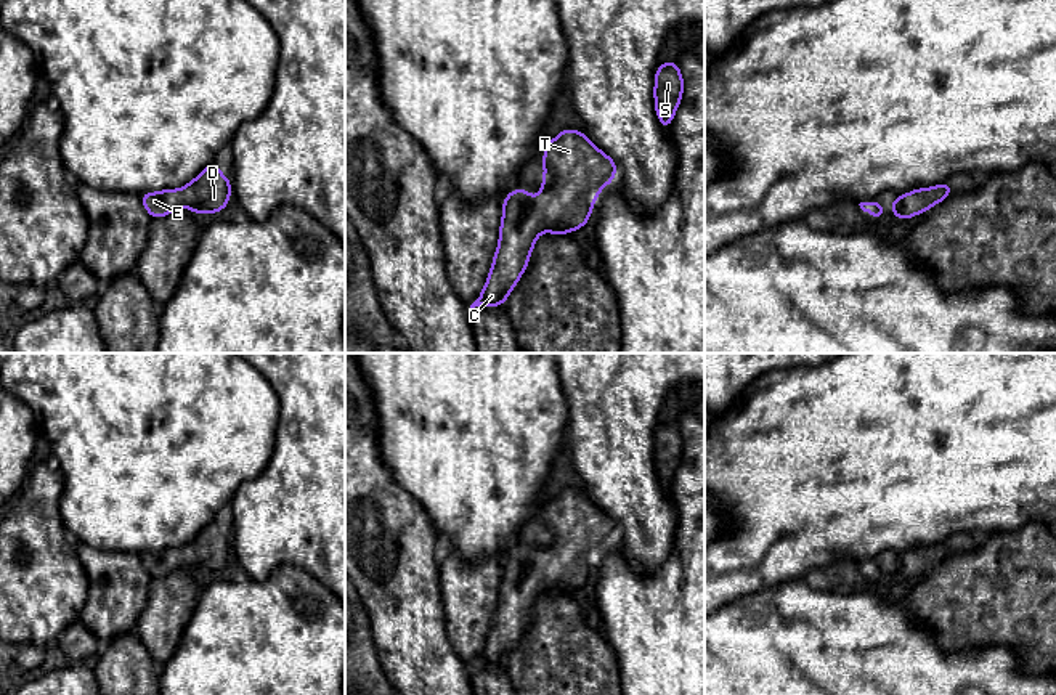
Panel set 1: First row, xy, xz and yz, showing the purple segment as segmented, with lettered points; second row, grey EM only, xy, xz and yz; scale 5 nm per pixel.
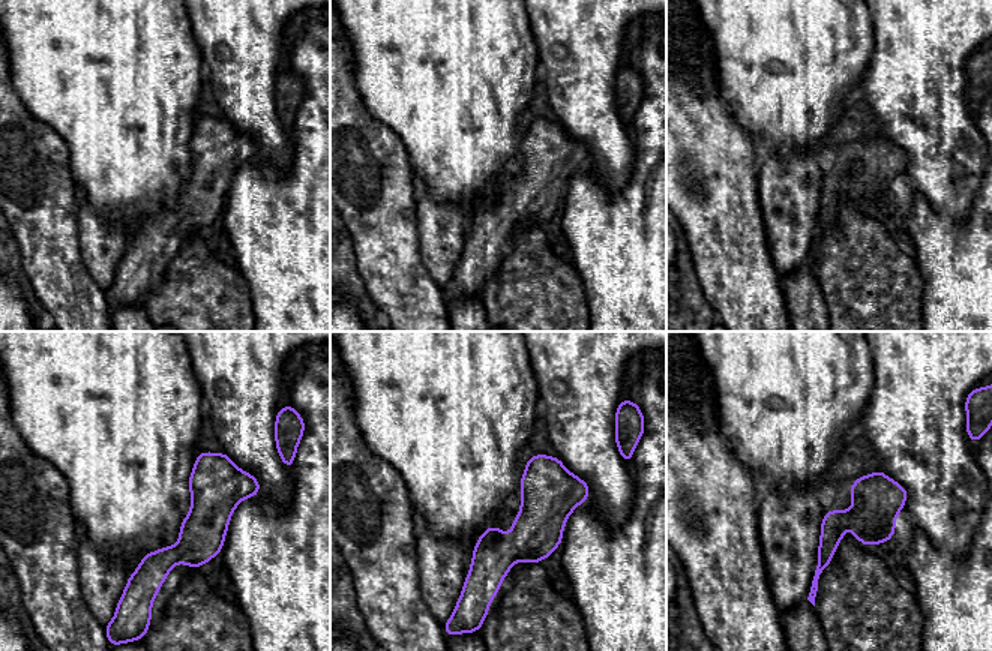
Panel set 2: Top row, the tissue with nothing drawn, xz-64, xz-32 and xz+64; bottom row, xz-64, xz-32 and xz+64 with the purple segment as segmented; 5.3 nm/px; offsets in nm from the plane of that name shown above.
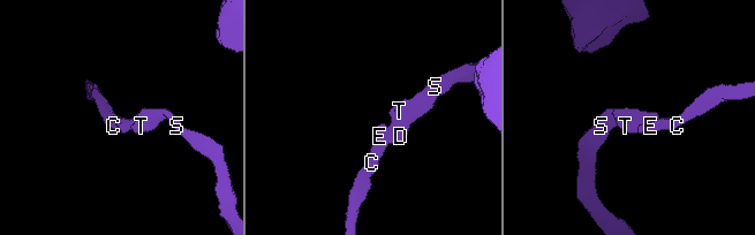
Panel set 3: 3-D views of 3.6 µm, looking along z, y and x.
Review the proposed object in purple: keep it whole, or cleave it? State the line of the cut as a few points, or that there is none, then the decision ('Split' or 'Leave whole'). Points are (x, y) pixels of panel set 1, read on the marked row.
No split. Leave whole

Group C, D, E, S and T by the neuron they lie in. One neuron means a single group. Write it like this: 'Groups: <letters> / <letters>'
Groups: C D E S T

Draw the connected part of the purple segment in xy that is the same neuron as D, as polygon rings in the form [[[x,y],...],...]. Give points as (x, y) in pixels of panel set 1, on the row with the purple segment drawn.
[[[212,162],[180,189],[140,194],[151,218],[165,217],[183,205],[197,215],[225,210],[231,196],[231,180]]]

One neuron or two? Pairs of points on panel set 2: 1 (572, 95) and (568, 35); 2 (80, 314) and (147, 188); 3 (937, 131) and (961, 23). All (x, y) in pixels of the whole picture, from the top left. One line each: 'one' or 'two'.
1: one
2: two
3: one

